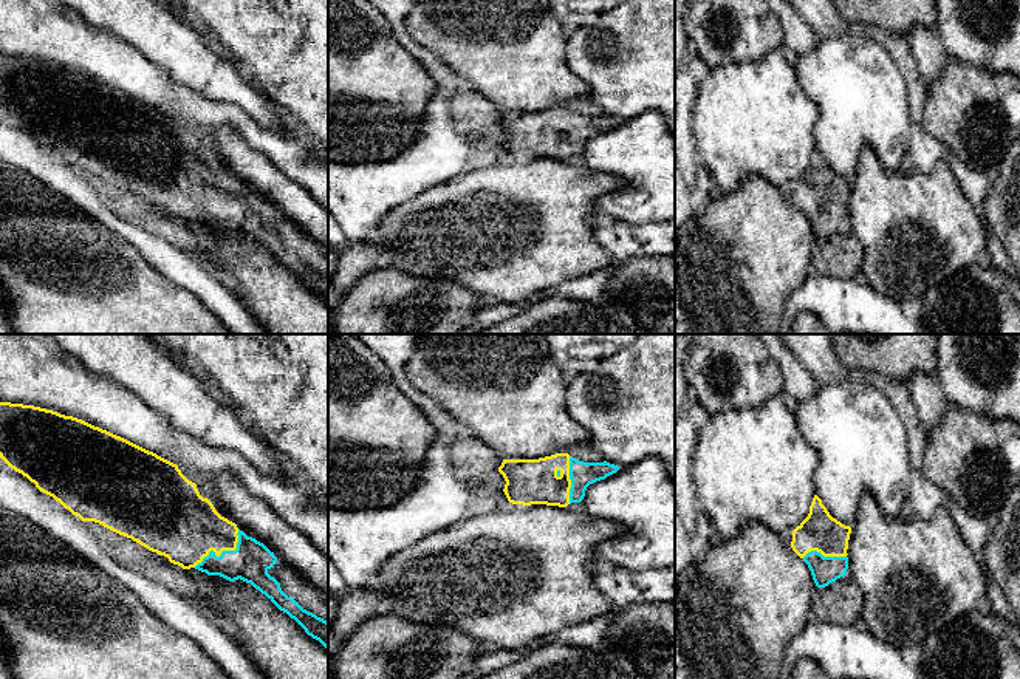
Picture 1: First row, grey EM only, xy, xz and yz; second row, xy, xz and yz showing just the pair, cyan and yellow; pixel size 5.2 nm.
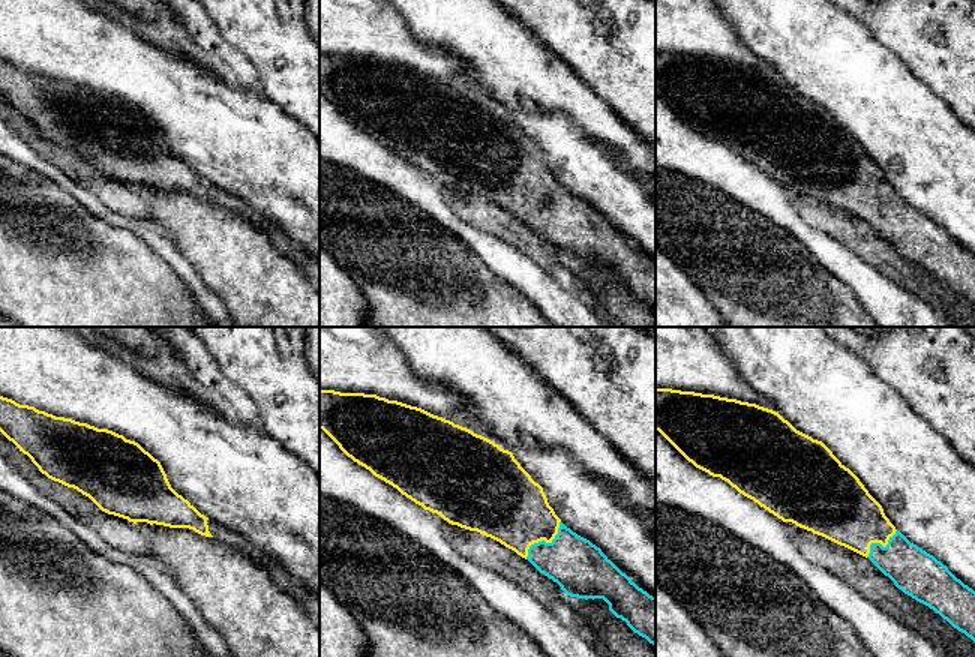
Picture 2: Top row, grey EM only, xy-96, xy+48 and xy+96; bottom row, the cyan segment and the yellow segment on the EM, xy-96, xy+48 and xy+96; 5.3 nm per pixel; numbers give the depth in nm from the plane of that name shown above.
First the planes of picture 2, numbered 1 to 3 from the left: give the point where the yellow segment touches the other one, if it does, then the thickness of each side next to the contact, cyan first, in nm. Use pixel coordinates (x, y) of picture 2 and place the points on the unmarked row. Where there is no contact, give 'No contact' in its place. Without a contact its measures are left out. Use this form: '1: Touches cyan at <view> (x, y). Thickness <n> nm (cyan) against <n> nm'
1: No contact
2: Touches cyan at xy+48 (543, 204). Thickness 300 nm (cyan) against 380 nm
3: Touches cyan at xy+96 (879, 207). Thickness 240 nm (cyan) against 320 nm

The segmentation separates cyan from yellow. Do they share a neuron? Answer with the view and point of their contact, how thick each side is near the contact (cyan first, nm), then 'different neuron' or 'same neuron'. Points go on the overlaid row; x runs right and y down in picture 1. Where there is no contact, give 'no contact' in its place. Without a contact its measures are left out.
meets cyan in xy at (223, 551); 200 nm thick on the cyan side, 360 nm on the other; same neuron

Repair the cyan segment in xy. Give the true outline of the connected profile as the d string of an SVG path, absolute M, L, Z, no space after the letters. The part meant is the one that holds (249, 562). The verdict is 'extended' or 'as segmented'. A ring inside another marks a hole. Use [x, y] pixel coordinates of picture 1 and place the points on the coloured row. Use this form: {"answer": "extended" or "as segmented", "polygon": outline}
{"answer": "extended", "polygon": "M0 402L0 458L82 521L99 523L119 535L132 538L149 551L167 557L170 563L183 569L195 568L207 575L220 575L229 582L240 578L251 583L280 611L294 619L308 636L328 650L328 622L303 609L268 574L277 563L274 552L255 538L248 537L235 523L221 517L214 504L200 495L197 484L181 473L176 464L82 419L11 402Z"}

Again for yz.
{"answer": "extended", "polygon": "M814 495L808 517L792 531L792 551L808 565L817 588L844 577L848 569L851 527L830 515Z"}

